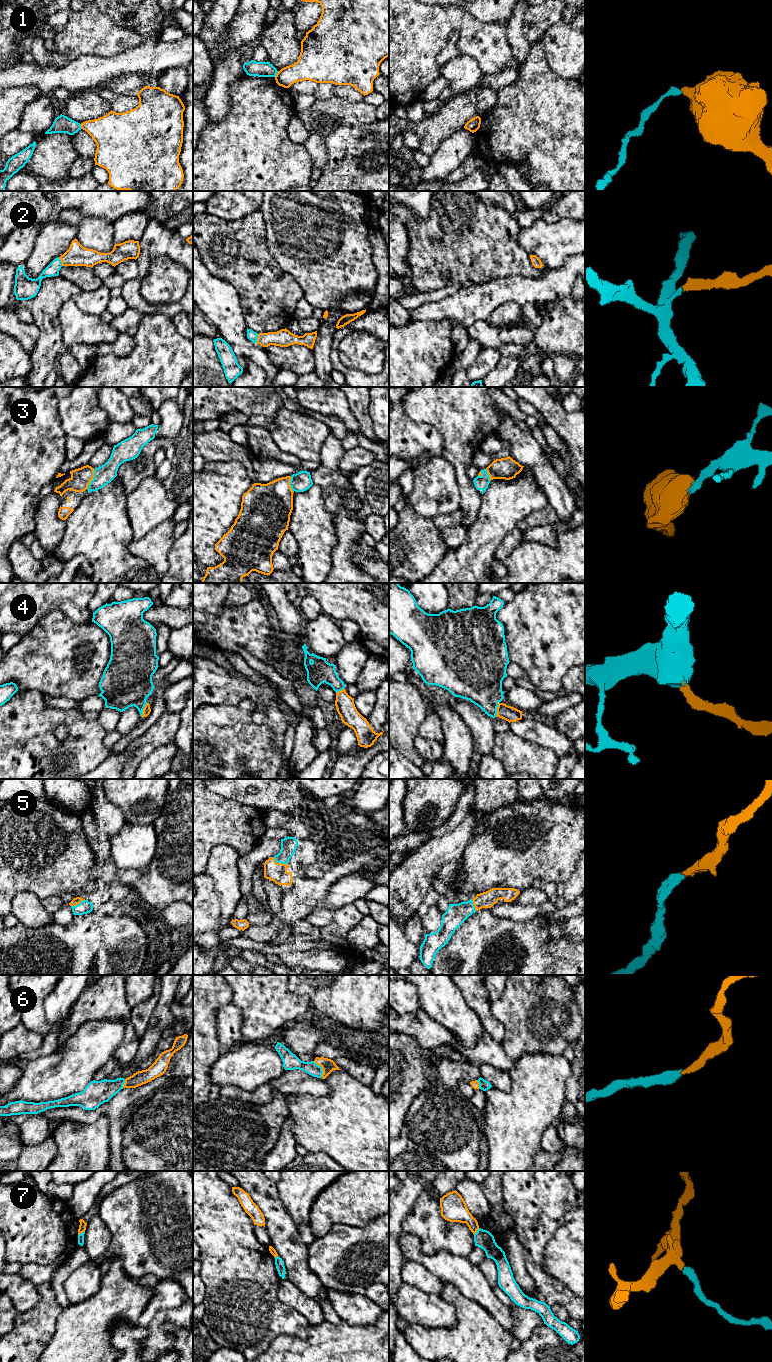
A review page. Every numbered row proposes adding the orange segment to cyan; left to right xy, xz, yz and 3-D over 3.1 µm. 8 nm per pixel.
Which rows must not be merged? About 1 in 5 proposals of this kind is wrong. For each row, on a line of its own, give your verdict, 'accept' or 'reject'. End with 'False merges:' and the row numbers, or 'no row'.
1: reject
2: accept
3: accept
4: accept
5: accept
6: accept
7: reject
False merges: 1, 7

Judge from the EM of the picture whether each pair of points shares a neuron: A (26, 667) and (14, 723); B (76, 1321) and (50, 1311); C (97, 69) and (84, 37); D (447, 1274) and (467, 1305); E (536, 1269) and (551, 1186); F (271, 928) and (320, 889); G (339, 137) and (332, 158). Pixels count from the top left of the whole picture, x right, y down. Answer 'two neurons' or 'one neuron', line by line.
A: two neurons
B: two neurons
C: two neurons
D: two neurons
E: one neuron
F: one neuron
G: one neuron

